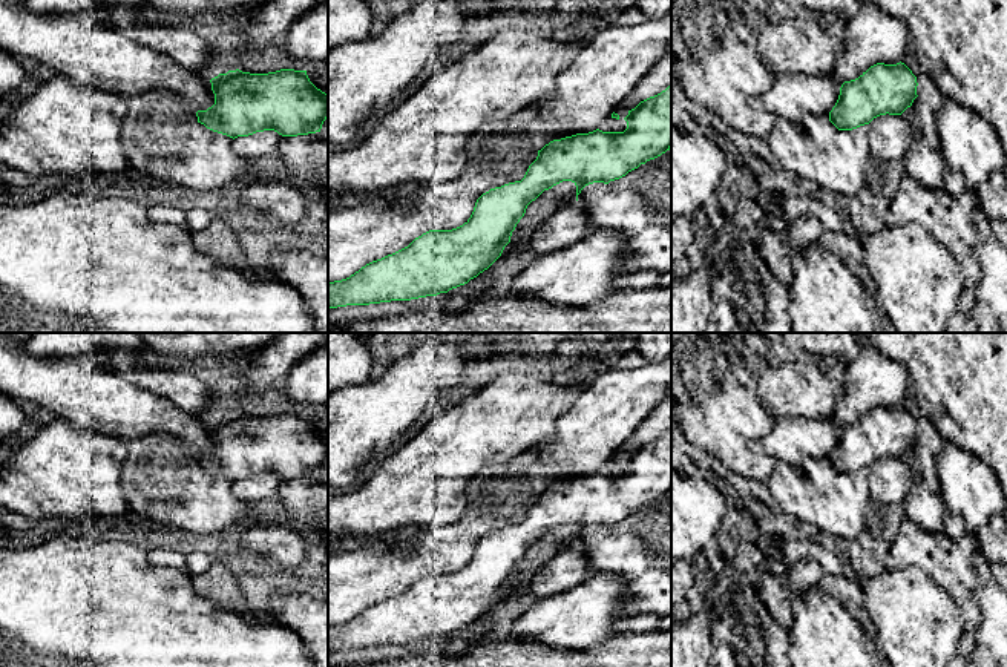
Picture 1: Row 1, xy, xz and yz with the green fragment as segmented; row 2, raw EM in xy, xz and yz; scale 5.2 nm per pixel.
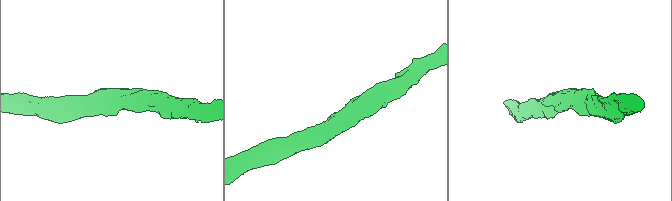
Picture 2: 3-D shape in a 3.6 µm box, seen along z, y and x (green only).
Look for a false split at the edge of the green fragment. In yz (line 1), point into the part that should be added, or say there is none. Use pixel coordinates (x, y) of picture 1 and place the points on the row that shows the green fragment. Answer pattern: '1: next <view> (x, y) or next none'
1: next none

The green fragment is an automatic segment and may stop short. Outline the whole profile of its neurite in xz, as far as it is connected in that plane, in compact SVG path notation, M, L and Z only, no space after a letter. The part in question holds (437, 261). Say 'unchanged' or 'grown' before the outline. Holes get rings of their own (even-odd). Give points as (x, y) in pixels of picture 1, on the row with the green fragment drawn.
unchanged; M671 86L661 94L641 101L624 118L624 132L576 133L553 140L538 150L521 181L509 182L483 193L471 218L452 230L429 230L408 247L372 261L346 279L328 282L328 308L346 305L369 305L391 301L411 301L448 293L467 284L487 270L510 242L512 232L524 216L527 205L544 190L563 181L576 186L576 201L581 190L593 182L608 184L625 176L671 147Z

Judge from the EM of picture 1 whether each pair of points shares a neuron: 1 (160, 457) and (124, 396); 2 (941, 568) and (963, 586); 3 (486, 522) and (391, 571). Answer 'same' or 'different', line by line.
1: different
2: same
3: same

